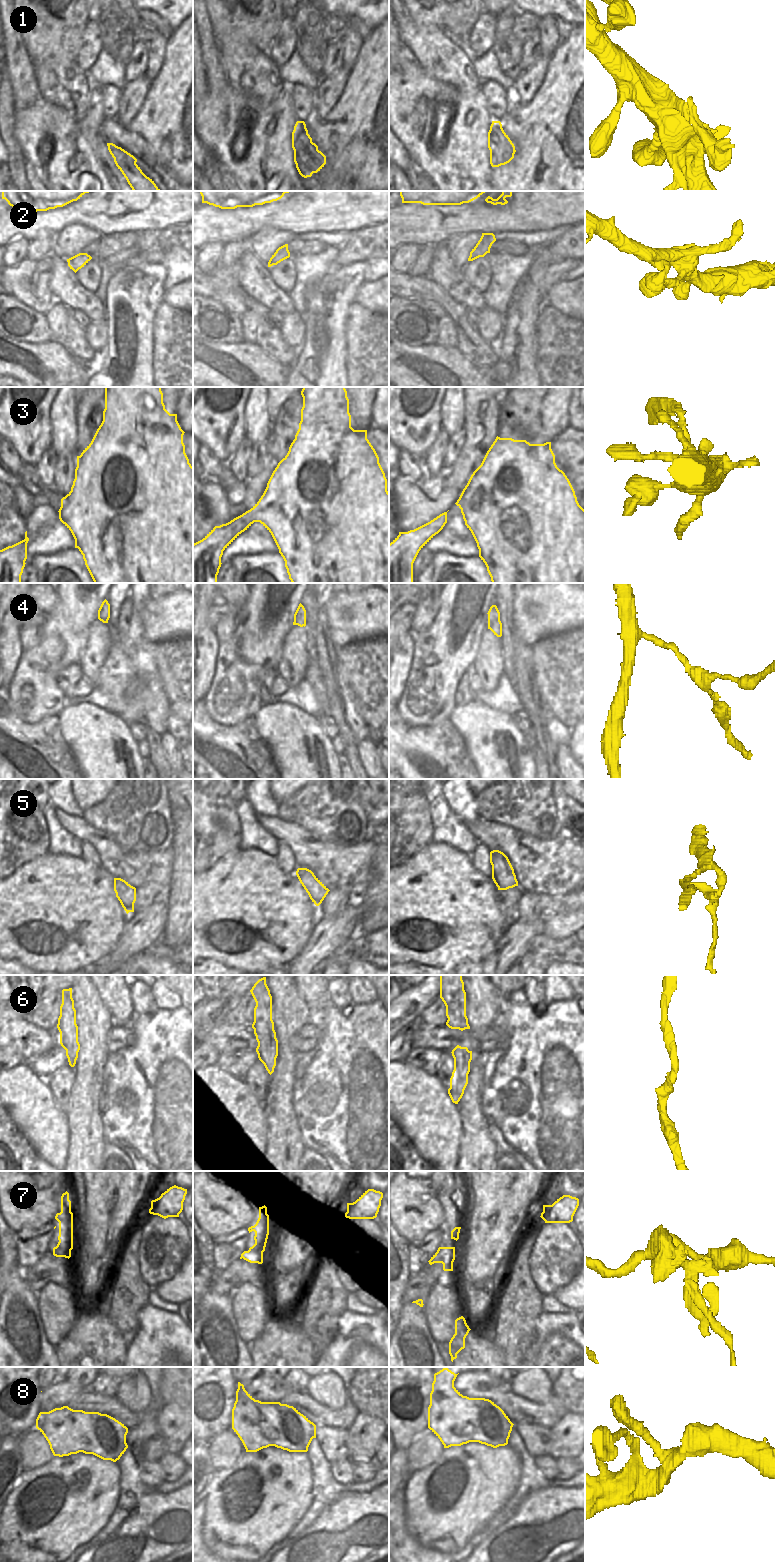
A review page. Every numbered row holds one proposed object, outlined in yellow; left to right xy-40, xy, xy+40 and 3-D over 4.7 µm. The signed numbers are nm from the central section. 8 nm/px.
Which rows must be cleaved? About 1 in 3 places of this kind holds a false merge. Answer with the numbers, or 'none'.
1, 7

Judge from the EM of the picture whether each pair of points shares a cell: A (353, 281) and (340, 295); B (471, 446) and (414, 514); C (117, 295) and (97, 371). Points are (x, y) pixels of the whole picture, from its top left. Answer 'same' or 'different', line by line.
A: same
B: same
C: same

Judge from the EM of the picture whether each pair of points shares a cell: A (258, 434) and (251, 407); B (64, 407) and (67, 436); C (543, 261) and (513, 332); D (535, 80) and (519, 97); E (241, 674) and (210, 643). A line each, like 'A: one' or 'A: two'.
A: one
B: one
C: two
D: one
E: two

